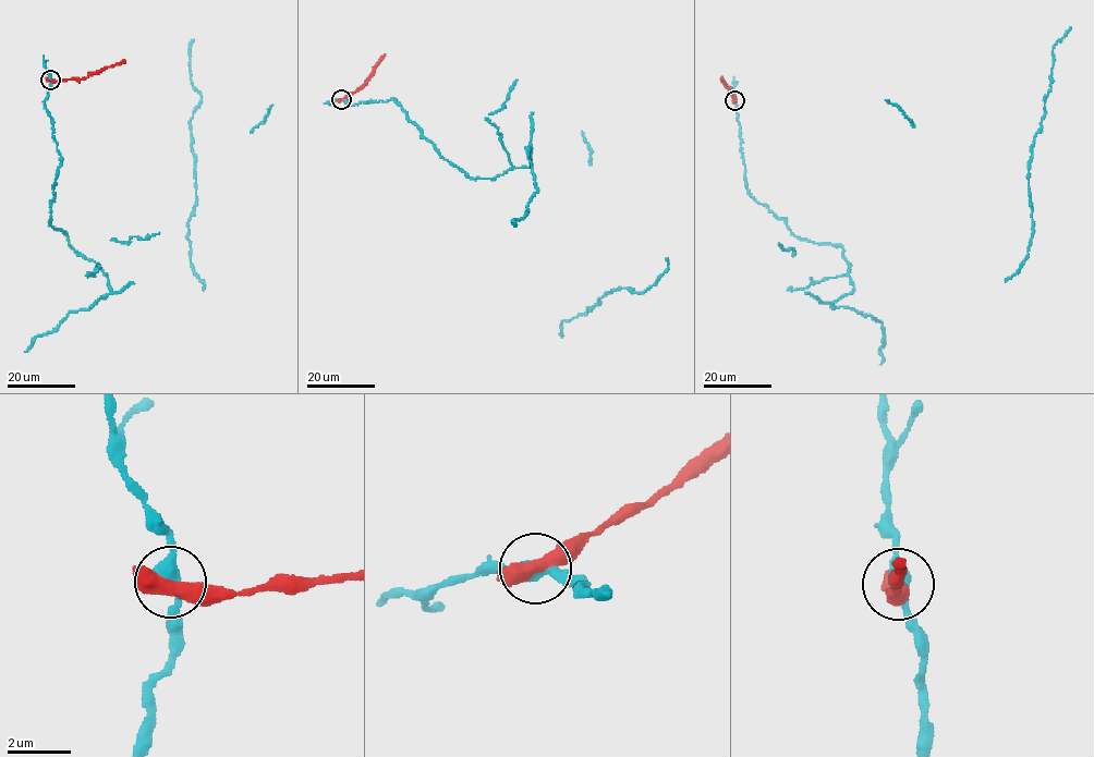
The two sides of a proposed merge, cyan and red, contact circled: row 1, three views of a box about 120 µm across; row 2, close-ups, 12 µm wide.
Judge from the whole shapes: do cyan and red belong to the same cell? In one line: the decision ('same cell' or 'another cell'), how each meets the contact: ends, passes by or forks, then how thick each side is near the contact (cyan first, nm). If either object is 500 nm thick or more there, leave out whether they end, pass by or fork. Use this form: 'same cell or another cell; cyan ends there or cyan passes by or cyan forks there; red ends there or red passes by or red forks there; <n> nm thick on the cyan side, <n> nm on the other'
same cell; cyan passes by; red passes by; 360 nm thick on the cyan side, 480 nm on the other

